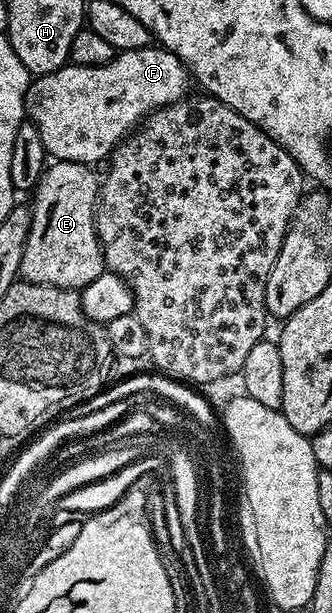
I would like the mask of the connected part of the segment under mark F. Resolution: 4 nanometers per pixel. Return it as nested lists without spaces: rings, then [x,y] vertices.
[[[150,47],[139,51],[118,52],[113,60],[102,65],[66,63],[61,69],[34,76],[27,87],[25,116],[35,131],[39,131],[39,139],[43,139],[46,154],[53,161],[74,161],[93,167],[96,161],[104,162],[155,110],[186,96],[190,92],[189,85],[189,70],[169,49]]]

